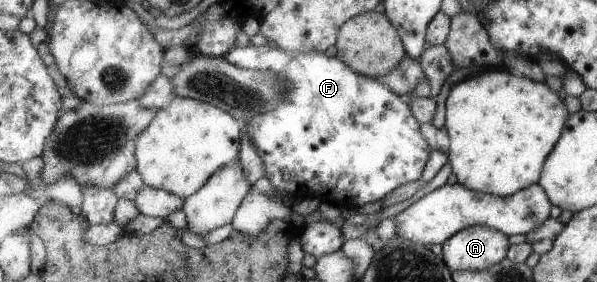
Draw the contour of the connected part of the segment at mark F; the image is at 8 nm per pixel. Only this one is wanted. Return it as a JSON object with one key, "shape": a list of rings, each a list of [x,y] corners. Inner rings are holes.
{"shape":[[[265,44],[265,46],[236,46],[233,50],[229,50],[224,57],[231,65],[237,66],[243,69],[257,70],[257,72],[277,72],[281,74],[283,80],[287,80],[288,86],[285,86],[285,96],[281,96],[281,100],[277,104],[270,103],[265,106],[265,112],[253,116],[251,120],[245,120],[244,132],[249,134],[253,146],[257,148],[260,159],[265,164],[265,177],[275,187],[277,192],[285,192],[289,197],[295,201],[305,198],[321,198],[323,203],[333,203],[341,208],[347,210],[357,209],[365,204],[380,201],[384,196],[387,196],[390,192],[393,192],[395,188],[403,186],[408,182],[419,180],[423,170],[425,170],[425,164],[431,156],[432,147],[429,142],[423,138],[421,134],[421,123],[415,117],[412,108],[406,103],[405,98],[399,96],[397,92],[393,92],[393,88],[387,88],[387,84],[379,82],[375,78],[370,78],[354,72],[343,60],[340,60],[335,56],[327,56],[323,52],[289,52],[289,50],[283,50],[279,46],[272,46],[271,44]]]}

